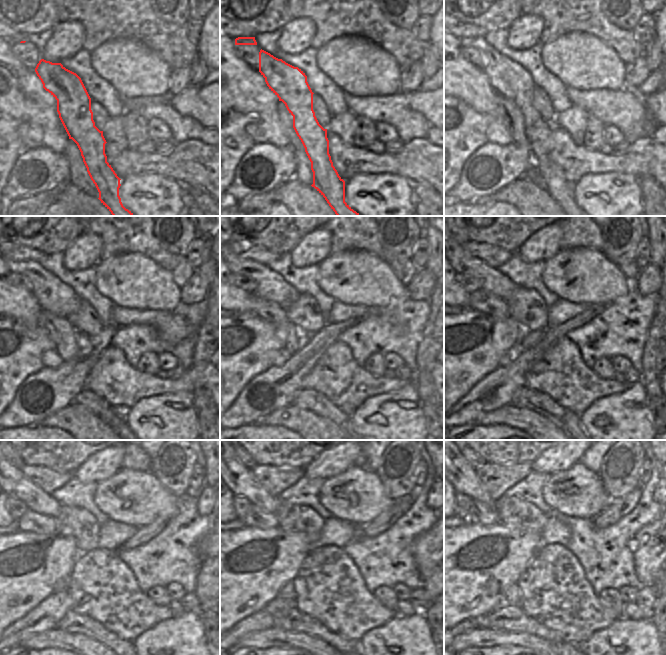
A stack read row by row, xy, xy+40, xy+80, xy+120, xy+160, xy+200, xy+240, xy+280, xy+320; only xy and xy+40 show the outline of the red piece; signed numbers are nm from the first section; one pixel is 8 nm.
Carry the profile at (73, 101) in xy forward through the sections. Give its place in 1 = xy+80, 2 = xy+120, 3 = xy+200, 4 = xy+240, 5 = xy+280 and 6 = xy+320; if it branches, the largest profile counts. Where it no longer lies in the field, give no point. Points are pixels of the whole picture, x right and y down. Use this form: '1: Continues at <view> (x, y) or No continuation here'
1: Continues at xy+80 (508, 78)
2: Continues at xy+120 (52, 294)
3: Continues at xy+200 (492, 280)
4: Continues at xy+240 (16, 485)
5: Continues at xy+280 (240, 480)
6: Continues at xy+320 (464, 479)

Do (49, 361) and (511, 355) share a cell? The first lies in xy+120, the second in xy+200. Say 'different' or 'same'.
same

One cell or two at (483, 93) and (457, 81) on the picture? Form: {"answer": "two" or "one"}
{"answer": "one"}

